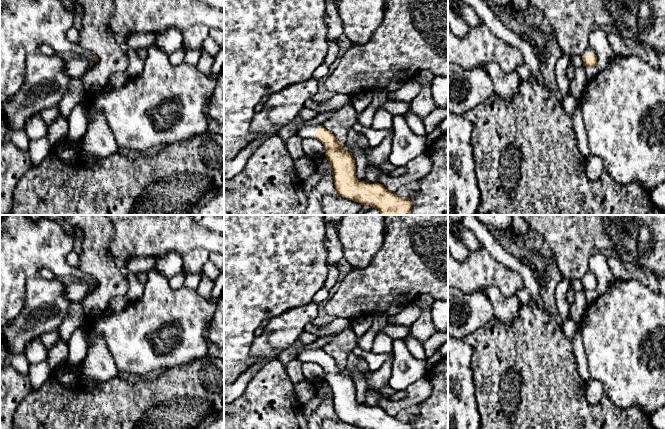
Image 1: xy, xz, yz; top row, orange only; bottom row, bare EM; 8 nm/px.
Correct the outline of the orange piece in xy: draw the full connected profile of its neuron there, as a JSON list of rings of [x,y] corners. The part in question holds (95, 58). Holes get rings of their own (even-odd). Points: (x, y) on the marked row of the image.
[[[0,0],[0,93],[6,97],[14,96],[24,85],[26,57],[38,51],[42,44],[49,44],[56,53],[72,52],[78,57],[99,61],[89,50],[79,43],[71,43],[66,36],[67,31],[73,26],[75,13],[67,10],[60,0]]]

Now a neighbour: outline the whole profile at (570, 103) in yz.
[[[568,92],[564,100],[562,100],[562,106],[569,116],[572,116],[575,112],[579,100],[577,100],[571,93]]]

